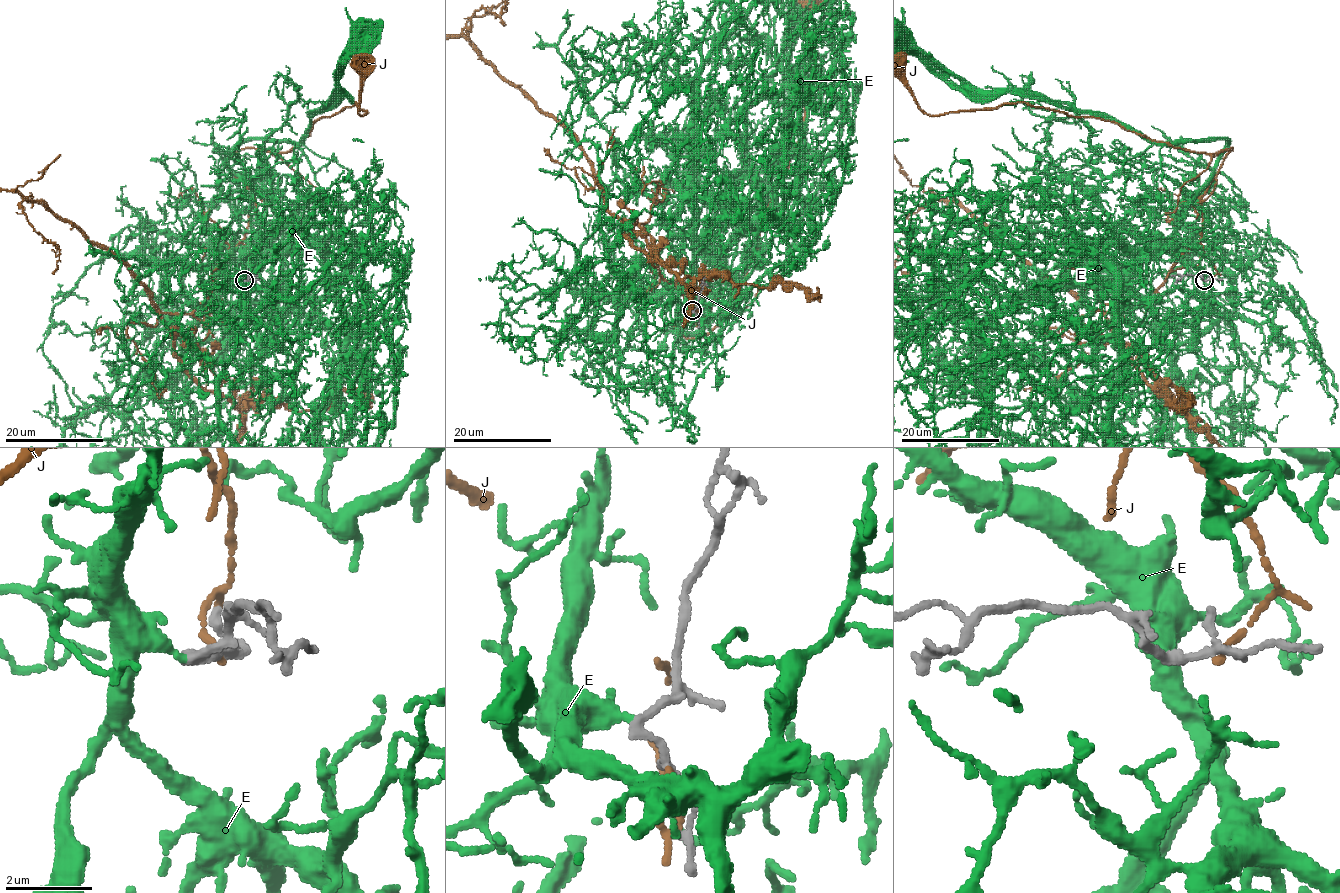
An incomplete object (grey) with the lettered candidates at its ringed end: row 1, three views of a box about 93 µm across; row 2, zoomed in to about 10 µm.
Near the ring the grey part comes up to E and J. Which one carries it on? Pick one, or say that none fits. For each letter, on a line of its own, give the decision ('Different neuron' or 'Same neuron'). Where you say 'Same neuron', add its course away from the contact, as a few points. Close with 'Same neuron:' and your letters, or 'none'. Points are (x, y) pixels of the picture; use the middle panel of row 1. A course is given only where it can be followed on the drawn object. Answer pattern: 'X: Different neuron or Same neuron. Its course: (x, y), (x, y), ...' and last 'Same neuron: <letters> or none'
E: Same neuron. Its course: (692, 311), (695, 274), (712, 301), (685, 330), (729, 296), (759, 232), (786, 128), (786, 42)
J: Different neuron
Same neuron: E

